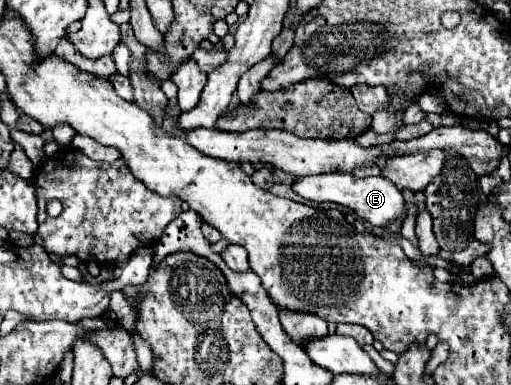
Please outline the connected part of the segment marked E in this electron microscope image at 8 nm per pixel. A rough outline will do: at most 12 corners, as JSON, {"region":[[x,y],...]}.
{"region":[[299,177],[297,195],[345,205],[375,227],[405,215],[403,193],[385,177]]}

